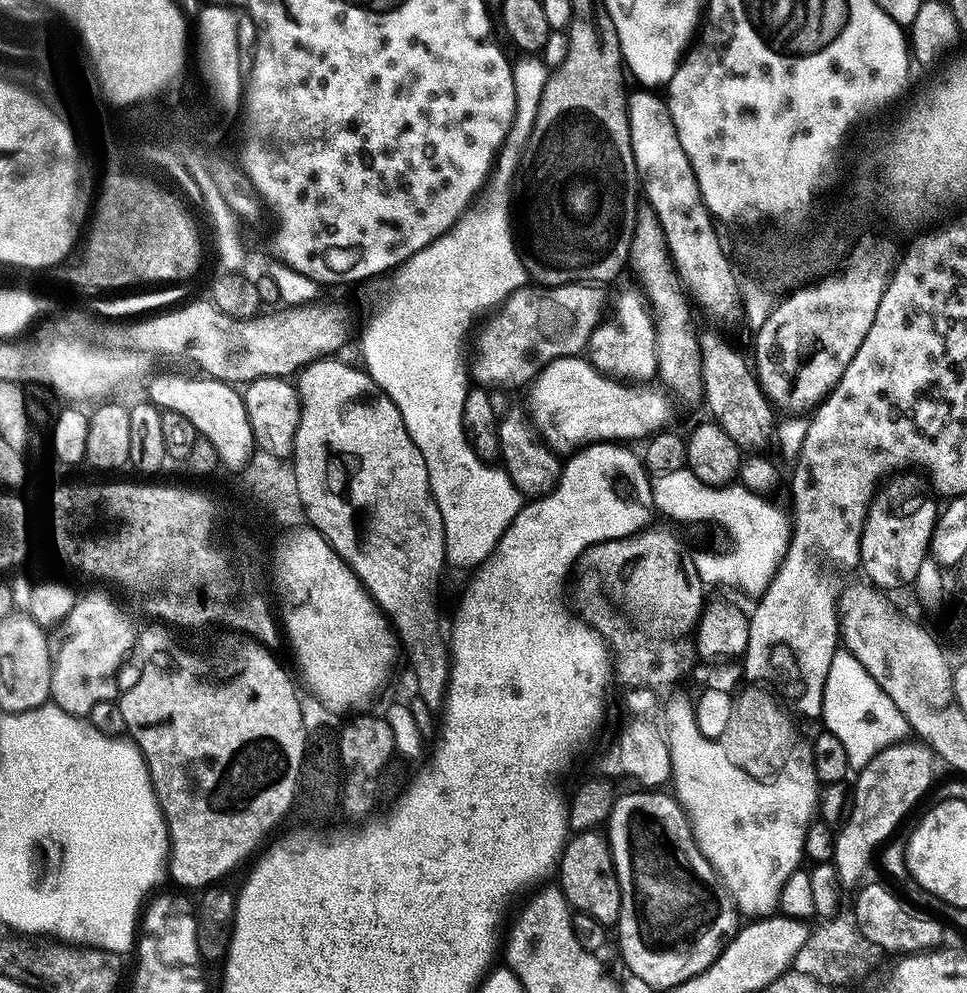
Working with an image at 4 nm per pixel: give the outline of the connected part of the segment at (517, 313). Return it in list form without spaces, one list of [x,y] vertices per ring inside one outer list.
[[[581,282],[558,286],[553,289],[554,296],[525,286],[508,296],[497,313],[498,332],[488,330],[482,336],[480,357],[472,364],[473,379],[482,386],[498,382],[527,385],[550,361],[583,353],[592,332],[599,327],[597,322],[584,322],[584,290],[589,285]]]

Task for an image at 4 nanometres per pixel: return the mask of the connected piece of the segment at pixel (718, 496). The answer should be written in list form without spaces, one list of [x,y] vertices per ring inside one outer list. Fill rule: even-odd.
[[[686,466],[657,475],[652,483],[653,507],[659,513],[698,524],[716,524],[730,538],[730,550],[697,554],[692,568],[700,580],[706,586],[716,584],[743,589],[754,598],[762,596],[776,576],[791,540],[789,517],[787,520],[785,514],[764,497],[738,482],[731,485],[704,483]],[[772,544],[776,544],[776,548],[772,548]],[[752,572],[756,572],[756,576],[752,576]]]

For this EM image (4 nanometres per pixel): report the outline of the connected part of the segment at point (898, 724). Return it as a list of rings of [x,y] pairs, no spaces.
[[[837,650],[830,662],[822,693],[823,704],[823,727],[842,742],[849,769],[865,768],[882,749],[903,741],[909,735],[908,722],[898,707],[867,673],[862,662],[847,650]]]

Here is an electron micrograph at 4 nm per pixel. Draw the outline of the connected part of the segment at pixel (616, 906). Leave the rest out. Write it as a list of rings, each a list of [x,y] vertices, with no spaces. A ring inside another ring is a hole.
[[[599,831],[575,833],[565,843],[558,861],[559,872],[558,887],[576,912],[590,914],[590,918],[598,918],[605,926],[615,925],[620,917],[620,883],[612,861],[612,849]]]

